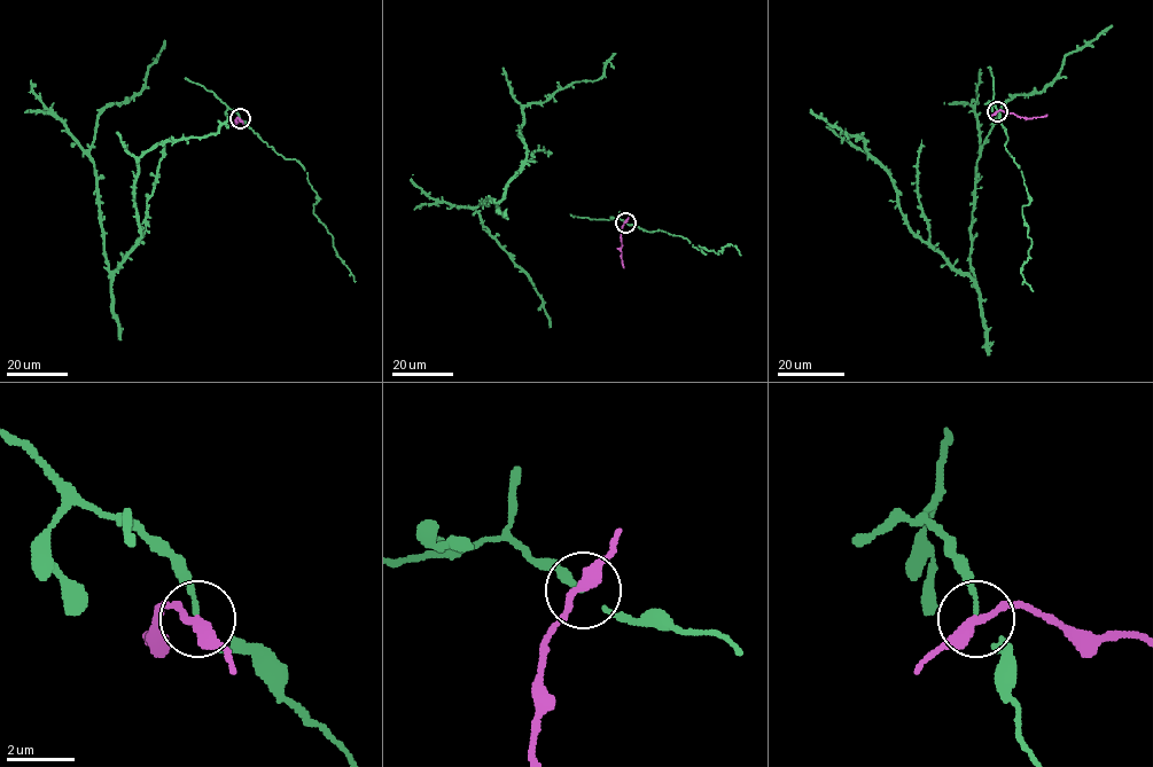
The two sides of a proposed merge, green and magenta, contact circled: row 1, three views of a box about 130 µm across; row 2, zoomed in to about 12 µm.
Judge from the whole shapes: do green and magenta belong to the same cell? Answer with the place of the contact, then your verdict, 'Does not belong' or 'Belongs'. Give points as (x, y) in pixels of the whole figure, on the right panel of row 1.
Place: (997, 111). Does not belong

